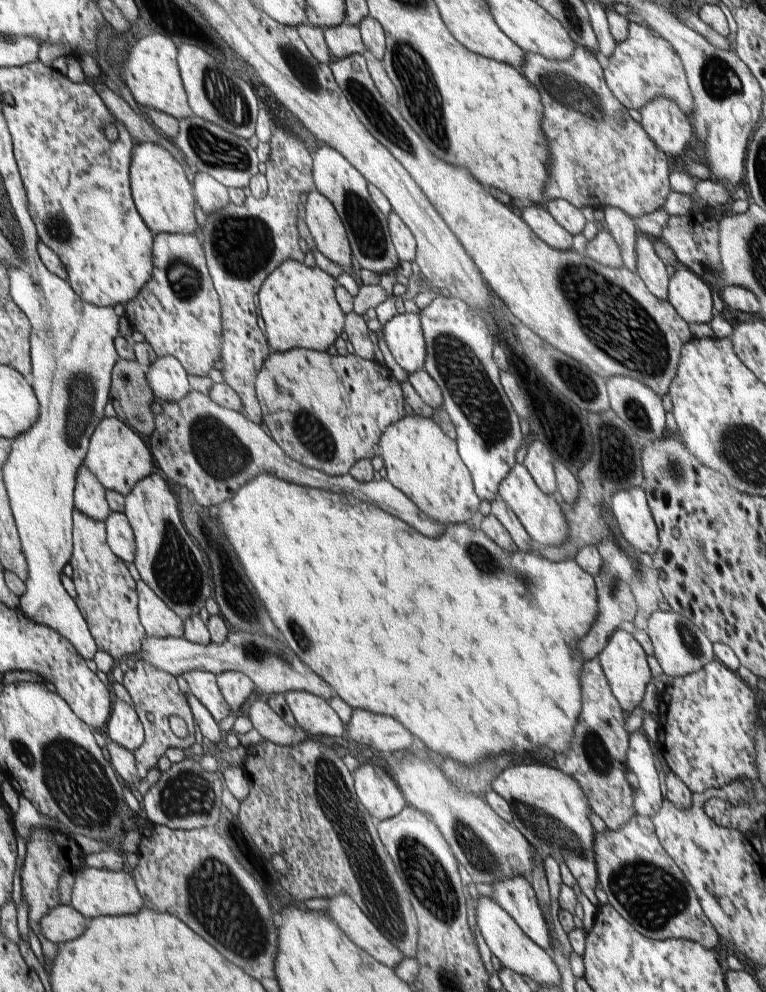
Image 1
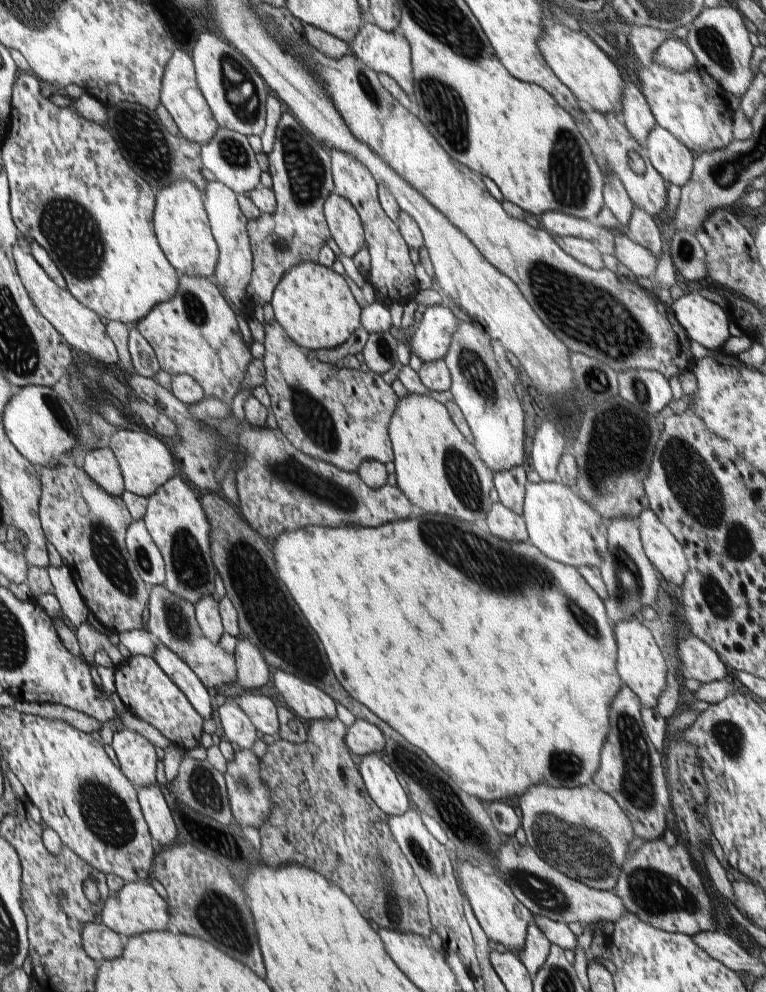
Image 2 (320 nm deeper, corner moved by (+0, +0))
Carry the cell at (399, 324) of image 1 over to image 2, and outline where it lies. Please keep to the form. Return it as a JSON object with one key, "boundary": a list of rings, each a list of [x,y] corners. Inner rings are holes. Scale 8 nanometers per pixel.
{"boundary":[[[440,305],[427,307],[422,314],[418,328],[410,336],[410,350],[423,363],[444,359],[460,318],[455,316],[450,307]]]}

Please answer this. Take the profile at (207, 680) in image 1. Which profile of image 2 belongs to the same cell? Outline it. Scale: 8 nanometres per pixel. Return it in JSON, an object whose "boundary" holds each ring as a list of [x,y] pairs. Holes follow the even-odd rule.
{"boundary":[[[227,698],[227,702],[218,707],[218,716],[226,740],[238,744],[242,749],[250,750],[254,746],[254,742],[258,739],[258,729],[232,698]]]}

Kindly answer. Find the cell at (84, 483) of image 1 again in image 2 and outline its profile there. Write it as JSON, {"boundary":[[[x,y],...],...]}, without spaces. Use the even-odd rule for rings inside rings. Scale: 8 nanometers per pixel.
{"boundary":[[[94,448],[86,454],[84,470],[106,492],[120,497],[125,491],[120,462],[110,448]]]}

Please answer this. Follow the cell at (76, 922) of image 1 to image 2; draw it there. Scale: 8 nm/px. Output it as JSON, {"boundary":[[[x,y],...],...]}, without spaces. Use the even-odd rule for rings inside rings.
{"boundary":[[[98,922],[85,924],[84,931],[81,931],[81,940],[84,941],[85,951],[98,964],[122,956],[126,942],[123,936]]]}

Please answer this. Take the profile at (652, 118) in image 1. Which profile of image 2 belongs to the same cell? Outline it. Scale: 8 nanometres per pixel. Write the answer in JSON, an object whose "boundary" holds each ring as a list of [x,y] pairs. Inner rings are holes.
{"boundary":[[[659,125],[654,126],[644,148],[650,163],[660,172],[666,184],[682,187],[690,180],[696,155],[676,136]]]}

